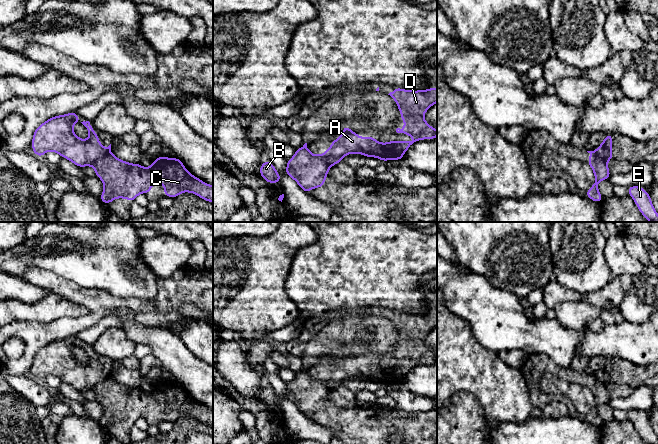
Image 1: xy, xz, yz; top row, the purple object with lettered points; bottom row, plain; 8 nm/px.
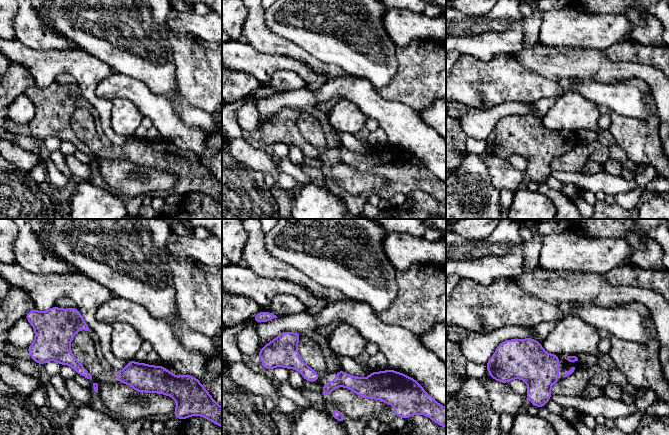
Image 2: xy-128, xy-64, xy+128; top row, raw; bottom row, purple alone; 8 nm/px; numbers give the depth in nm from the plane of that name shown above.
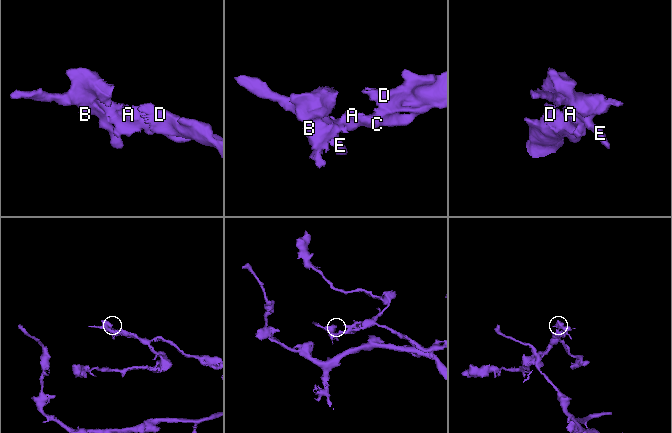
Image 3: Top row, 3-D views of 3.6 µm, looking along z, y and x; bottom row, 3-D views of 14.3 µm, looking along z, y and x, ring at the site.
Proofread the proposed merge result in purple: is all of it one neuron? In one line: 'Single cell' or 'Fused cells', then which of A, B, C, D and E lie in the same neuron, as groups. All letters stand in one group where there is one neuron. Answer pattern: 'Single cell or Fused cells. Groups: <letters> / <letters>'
Fused cells. Groups: A C D / B E

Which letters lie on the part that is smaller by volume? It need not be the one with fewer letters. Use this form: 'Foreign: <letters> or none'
Foreign: B, E

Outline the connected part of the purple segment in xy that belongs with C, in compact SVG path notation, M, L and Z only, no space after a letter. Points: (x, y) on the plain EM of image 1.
M109 376L93 391L95 400L104 407L104 414L99 422L105 428L116 422L133 426L139 418L150 417L156 407L164 409L164 419L170 422L190 416L213 427L213 410L188 396L178 382L159 379L146 393L140 387L131 388Z

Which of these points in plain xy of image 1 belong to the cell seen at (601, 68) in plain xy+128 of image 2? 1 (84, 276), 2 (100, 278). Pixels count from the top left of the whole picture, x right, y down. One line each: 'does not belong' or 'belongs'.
1: does not belong
2: does not belong

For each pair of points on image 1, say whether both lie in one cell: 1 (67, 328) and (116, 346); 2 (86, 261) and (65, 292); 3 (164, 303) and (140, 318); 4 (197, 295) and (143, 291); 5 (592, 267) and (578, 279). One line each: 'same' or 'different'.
1: different
2: different
3: same
4: different
5: same

